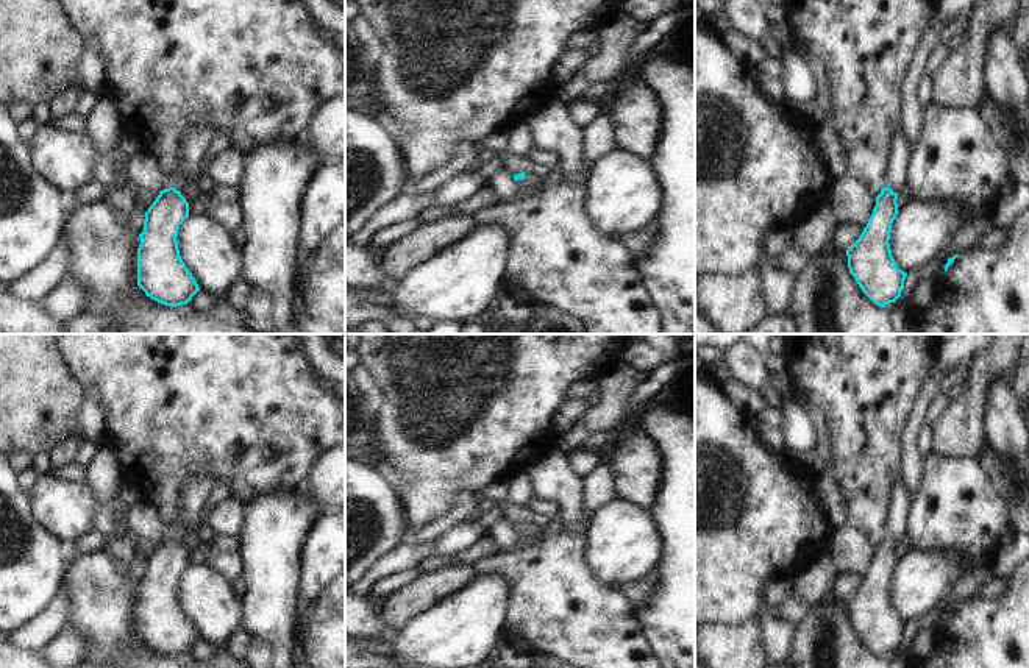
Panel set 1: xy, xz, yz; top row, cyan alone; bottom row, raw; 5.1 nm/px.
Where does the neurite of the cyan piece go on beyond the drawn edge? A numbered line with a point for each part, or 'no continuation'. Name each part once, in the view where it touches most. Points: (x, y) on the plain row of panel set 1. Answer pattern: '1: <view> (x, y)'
1: yz (897, 518)

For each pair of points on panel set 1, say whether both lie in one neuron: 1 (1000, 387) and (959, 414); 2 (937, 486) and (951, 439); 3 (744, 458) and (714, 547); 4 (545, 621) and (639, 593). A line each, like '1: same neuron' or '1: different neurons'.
1: different neurons
2: different neurons
3: same neuron
4: different neurons

